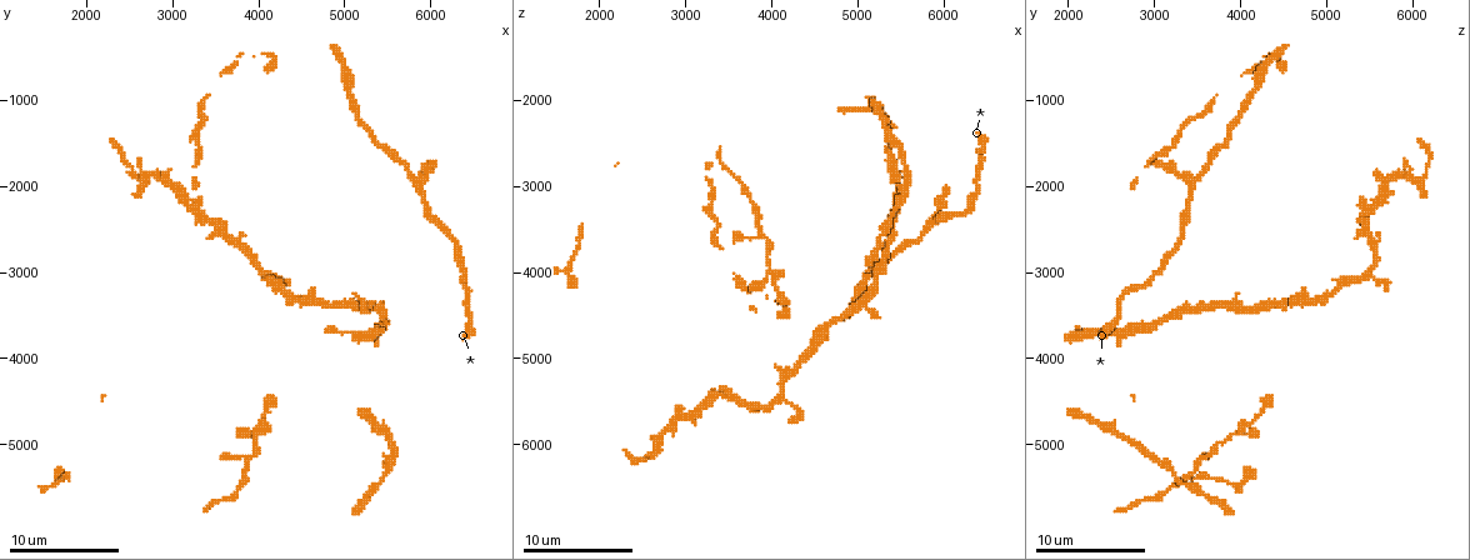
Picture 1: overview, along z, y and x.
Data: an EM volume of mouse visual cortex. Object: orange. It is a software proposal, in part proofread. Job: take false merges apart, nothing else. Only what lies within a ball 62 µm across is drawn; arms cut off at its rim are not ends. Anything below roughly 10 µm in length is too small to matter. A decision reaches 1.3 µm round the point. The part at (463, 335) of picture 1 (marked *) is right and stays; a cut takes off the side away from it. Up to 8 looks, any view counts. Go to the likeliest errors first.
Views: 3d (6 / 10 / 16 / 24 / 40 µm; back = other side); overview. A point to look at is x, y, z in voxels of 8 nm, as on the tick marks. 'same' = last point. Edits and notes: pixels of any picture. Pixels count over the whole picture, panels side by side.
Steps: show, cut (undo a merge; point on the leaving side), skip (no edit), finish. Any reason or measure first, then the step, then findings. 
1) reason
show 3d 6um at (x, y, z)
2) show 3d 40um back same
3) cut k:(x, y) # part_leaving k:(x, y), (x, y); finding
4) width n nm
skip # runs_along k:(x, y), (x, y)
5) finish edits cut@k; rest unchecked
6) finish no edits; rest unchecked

calibre changes
show 3d 6um at (3950, 4850, 3950)

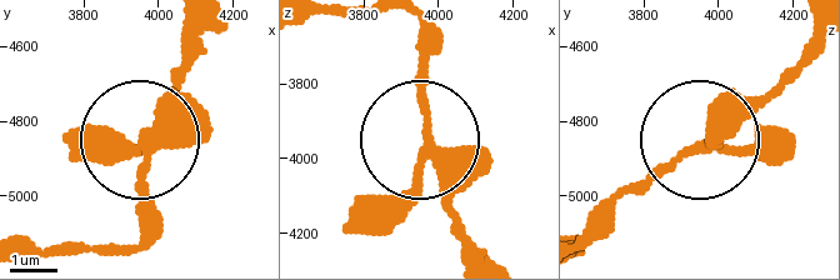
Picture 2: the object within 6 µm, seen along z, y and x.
show 3d 6um back at (3990, 4850, 3970)

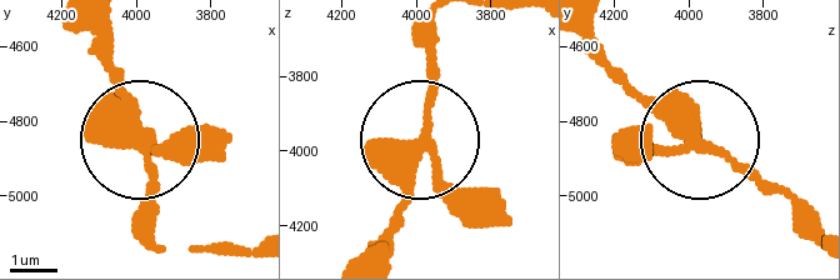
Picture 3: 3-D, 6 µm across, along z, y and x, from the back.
skip # continuous, no second neuron

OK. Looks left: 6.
show 3d 10um at (4500, 3350, 4700)

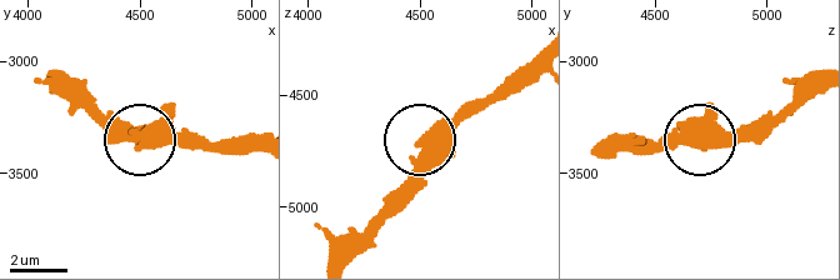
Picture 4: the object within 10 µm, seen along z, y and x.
side_arm 32 um
skip # runs_along 4:(603, 148), (765, 138); continuous, no second neuron

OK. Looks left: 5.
calibre changes
show 3d 10um at (2700, 1900, 6000)

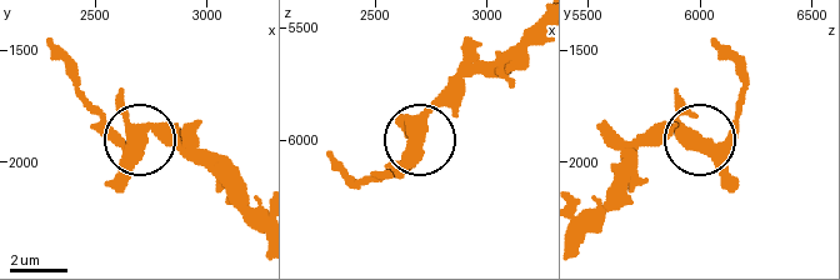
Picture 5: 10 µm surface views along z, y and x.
show 3d 6um at (2680, 1920, 6000)

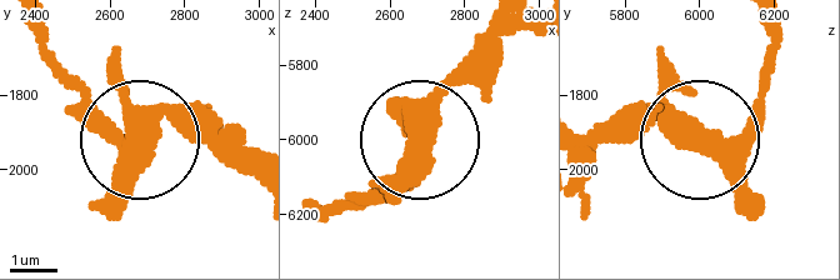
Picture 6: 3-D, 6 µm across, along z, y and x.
width 420 nm
skip # runs_along 6:(254, 180), (163, 121), (134, 145), (79, 89); all the same neuron

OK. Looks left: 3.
three-way junction
show 3d 10um at (5550, 5050, 2950)

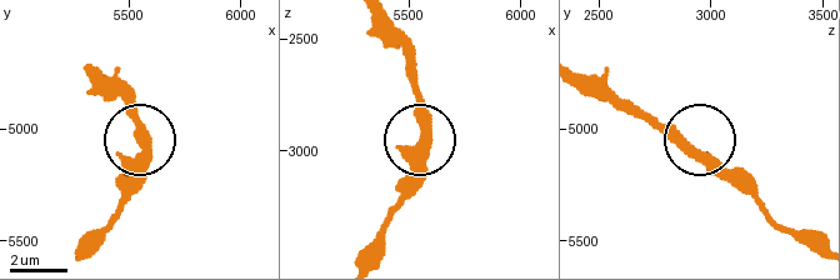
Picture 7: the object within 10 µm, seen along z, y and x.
show 3d 10um back at (5580, 5090, 2900)

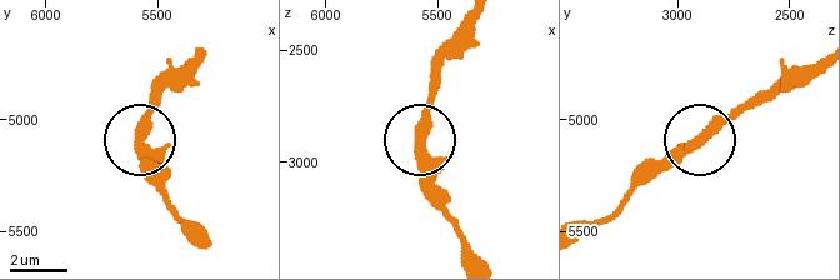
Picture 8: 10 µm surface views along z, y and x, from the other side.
arms 3
skip # one neuron here

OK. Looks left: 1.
finish no edits; rest unchecked

